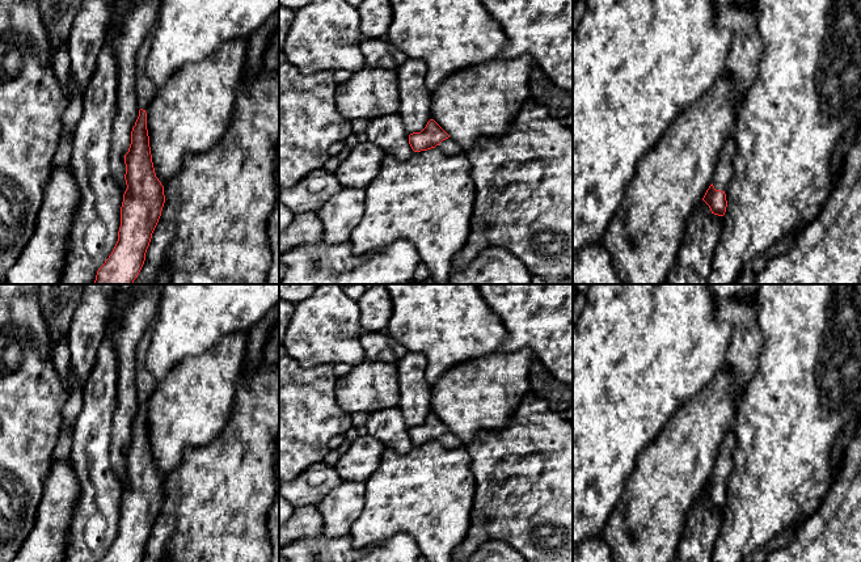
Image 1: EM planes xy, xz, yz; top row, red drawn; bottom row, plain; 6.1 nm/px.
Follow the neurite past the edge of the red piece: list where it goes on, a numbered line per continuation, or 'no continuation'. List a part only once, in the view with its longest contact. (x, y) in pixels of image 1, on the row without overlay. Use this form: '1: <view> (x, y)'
1: yz (724, 465)

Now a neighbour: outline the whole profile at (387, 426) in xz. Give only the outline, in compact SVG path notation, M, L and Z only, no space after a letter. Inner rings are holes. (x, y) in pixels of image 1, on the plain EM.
M398 406L368 414L366 428L370 436L398 453L408 453L414 447Z

